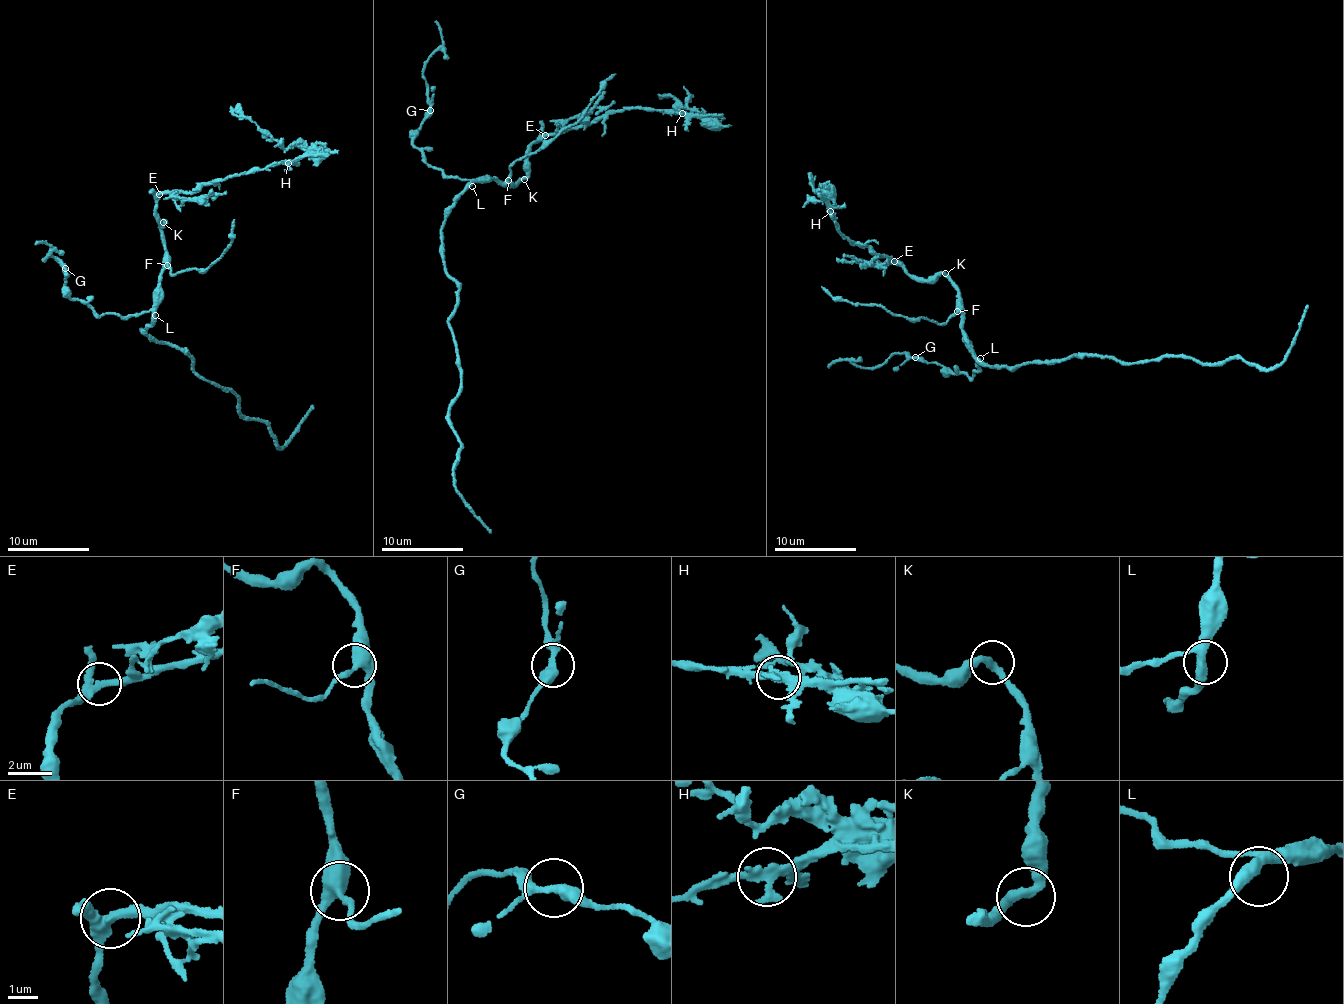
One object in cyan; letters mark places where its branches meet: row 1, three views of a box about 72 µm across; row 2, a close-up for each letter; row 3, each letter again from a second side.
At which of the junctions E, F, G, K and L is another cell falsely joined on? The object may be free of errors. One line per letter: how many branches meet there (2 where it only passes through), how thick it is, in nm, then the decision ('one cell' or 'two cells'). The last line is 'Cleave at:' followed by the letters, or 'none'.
E: 3 | 340 nm | two cells
F: 3 | 380 nm | one cell
G: 3 | 320 nm | one cell
K: 2 | 360 nm | one cell
L: 3 | 320 nm | one cell
Cleave at: E

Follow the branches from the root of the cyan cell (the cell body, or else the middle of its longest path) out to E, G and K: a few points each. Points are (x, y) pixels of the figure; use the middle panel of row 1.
E: (466, 187), (494, 178), (515, 188), (525, 175), (526, 148), (545, 134)
G: (466, 187), (469, 179), (446, 176), (434, 169), (413, 143), (420, 123), (430, 110)
K: (466, 187), (494, 178), (515, 188), (524, 179)

